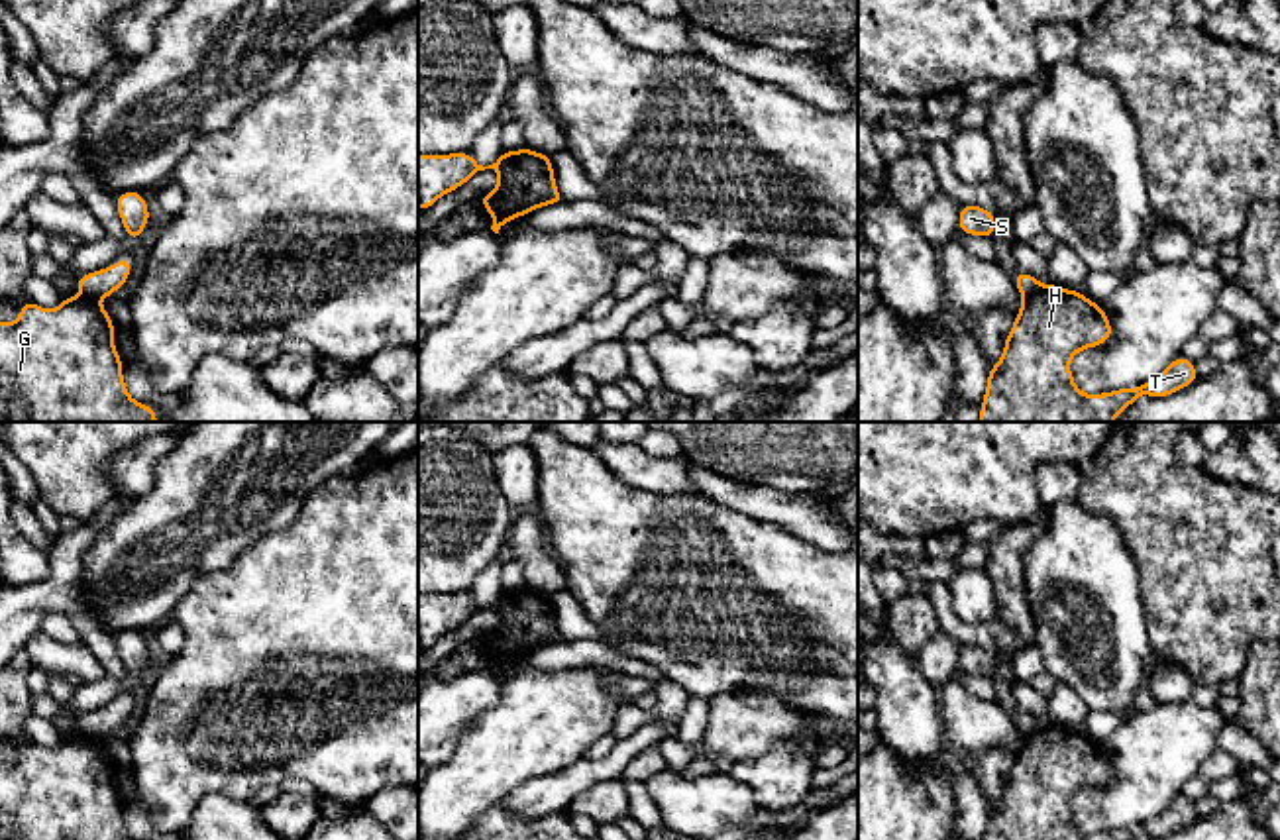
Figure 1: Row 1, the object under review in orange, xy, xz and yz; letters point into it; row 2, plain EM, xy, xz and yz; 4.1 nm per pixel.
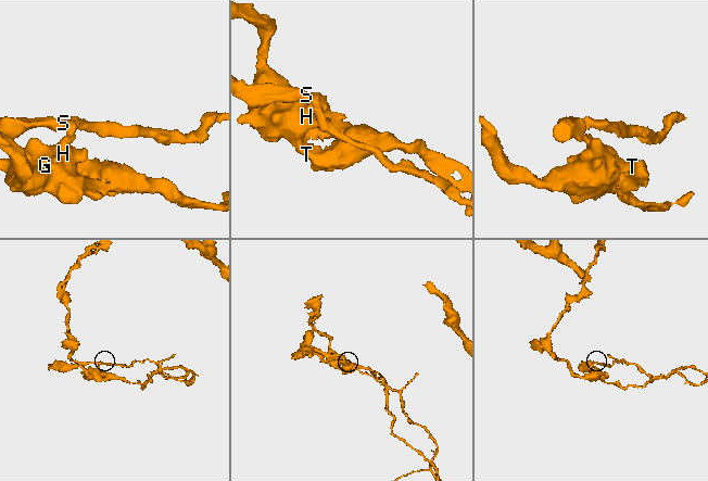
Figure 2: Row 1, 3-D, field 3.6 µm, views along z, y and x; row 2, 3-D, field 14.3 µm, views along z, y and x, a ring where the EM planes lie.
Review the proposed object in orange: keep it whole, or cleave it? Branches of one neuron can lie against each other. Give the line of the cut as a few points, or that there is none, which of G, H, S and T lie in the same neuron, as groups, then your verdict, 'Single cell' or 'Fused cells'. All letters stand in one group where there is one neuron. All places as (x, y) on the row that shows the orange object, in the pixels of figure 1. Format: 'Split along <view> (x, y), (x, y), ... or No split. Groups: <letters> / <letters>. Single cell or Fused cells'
Split along yz (1043, 285), (1023, 299). Groups: G H T / S. Fused cells

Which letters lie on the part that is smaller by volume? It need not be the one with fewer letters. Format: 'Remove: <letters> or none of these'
Remove: S

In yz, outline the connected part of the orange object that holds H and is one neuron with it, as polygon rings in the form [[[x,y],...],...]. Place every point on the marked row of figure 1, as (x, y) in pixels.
[[[1042,285],[1023,298],[1001,359],[987,373],[980,422],[1113,422],[1141,394],[1162,398],[1200,379],[1194,363],[1180,355],[1145,385],[1082,393],[1070,359],[1111,334],[1101,304],[1080,290]]]

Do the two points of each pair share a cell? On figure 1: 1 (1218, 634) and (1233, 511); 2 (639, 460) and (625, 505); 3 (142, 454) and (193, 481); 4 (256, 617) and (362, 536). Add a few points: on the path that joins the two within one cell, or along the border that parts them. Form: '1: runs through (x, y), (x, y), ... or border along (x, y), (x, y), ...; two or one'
1: runs through (1227, 603), (1227, 542); one
2: border along (595, 454), (623, 481), (676, 495); two
3: border along (179, 442), (156, 466), (152, 485), (134, 499); two
4: runs through (281, 617), (336, 562); one

